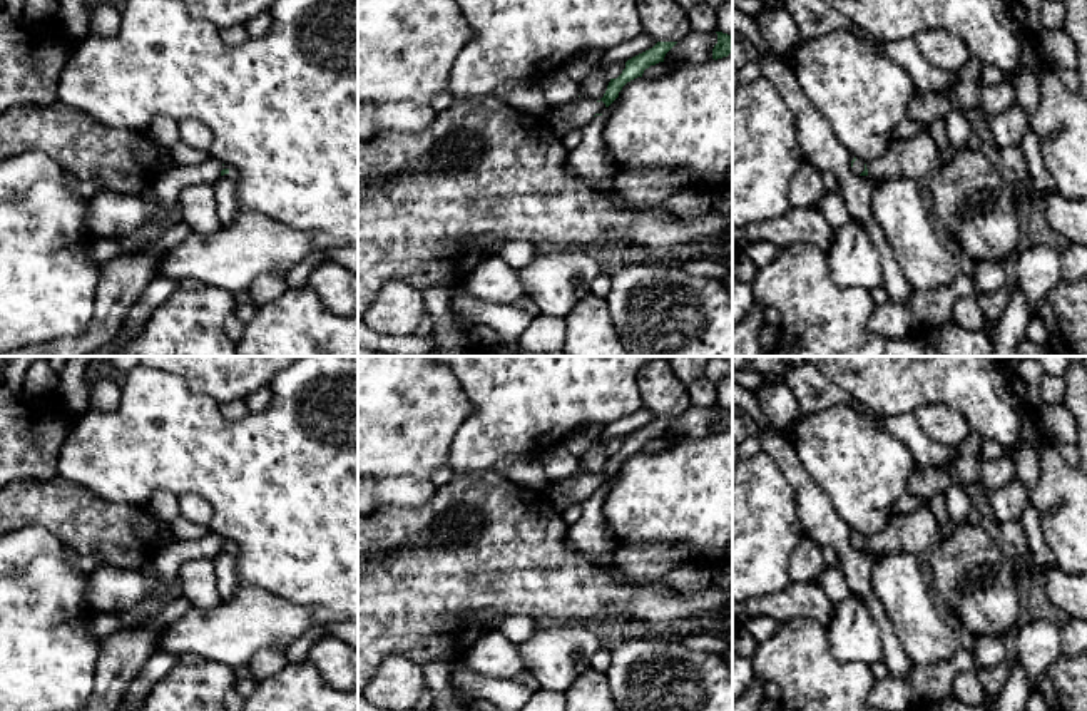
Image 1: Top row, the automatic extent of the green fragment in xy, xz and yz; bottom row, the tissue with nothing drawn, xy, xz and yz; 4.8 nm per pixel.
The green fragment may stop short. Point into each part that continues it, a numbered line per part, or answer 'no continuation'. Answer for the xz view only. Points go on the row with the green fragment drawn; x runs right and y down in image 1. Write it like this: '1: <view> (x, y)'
1: xz (579, 112)

